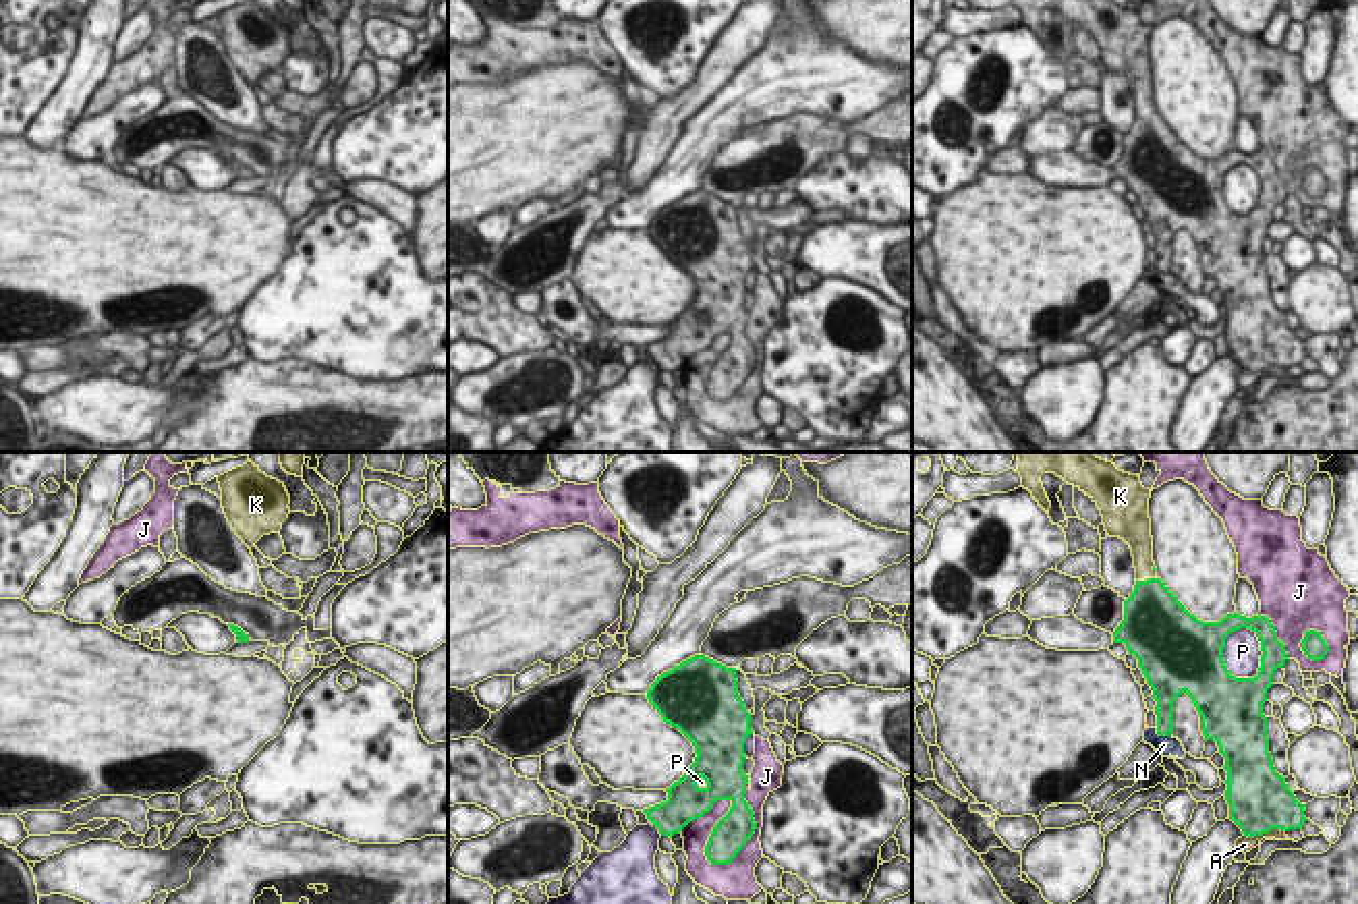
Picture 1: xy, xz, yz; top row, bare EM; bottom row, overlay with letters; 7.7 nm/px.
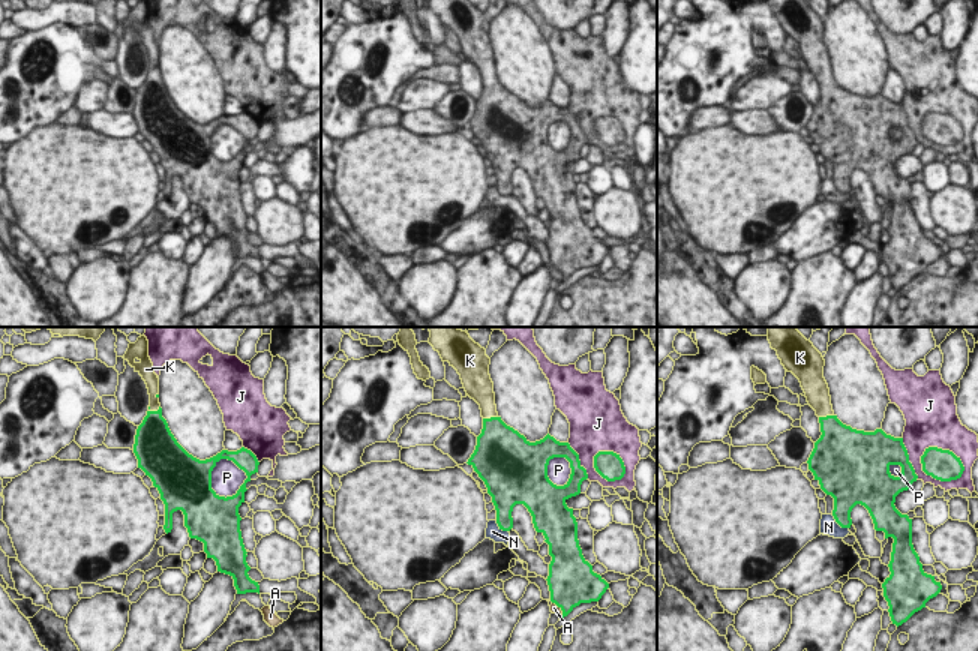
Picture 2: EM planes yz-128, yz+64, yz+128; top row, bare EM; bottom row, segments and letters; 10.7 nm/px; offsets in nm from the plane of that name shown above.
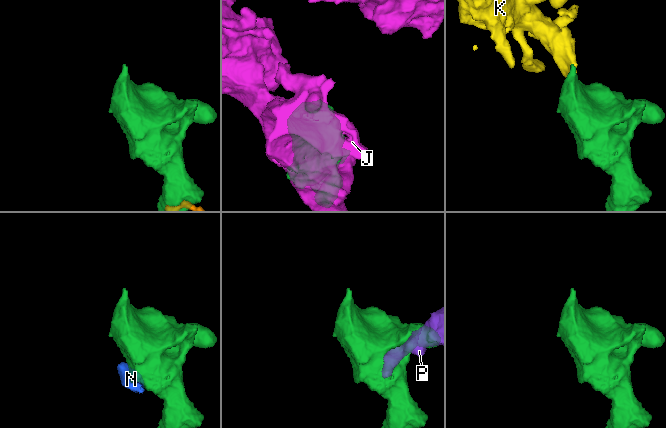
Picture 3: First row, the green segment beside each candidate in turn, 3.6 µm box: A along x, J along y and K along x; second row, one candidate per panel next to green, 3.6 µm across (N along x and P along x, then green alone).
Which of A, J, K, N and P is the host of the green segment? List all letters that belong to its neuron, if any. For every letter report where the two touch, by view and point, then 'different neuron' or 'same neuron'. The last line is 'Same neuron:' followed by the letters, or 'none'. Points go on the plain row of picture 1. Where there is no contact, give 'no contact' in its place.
A: yz (1263, 368) | different neuron
J: xz (705, 386) | different neuron
K: yz (1147, 115) | same neuron
N: yz (1162, 270) | different neuron
P: yz (1224, 183) | different neuron
Same neuron: K

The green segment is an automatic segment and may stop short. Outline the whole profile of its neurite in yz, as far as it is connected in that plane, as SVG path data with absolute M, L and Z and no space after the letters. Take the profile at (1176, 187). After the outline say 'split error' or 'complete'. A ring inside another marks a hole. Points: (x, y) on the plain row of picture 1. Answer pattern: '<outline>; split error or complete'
M1018 0L1022 23L1032 29L1039 41L1049 50L1051 37L1043 25L1041 10L1055 8L1068 21L1078 23L1093 33L1101 46L1103 60L1109 73L1124 75L1134 91L1136 120L1124 137L1124 156L1113 168L1113 178L1124 178L1128 189L1138 195L1147 220L1153 226L1157 270L1171 272L1173 238L1186 228L1198 251L1205 276L1215 276L1225 292L1227 307L1225 336L1229 355L1244 371L1254 373L1271 365L1302 365L1306 352L1304 342L1288 323L1285 313L1273 303L1267 274L1267 253L1263 238L1273 222L1273 209L1288 197L1285 180L1277 174L1275 162L1267 151L1240 151L1238 147L1223 151L1219 158L1203 158L1190 149L1169 122L1157 112L1153 97L1153 73L1149 54L1151 25L1144 25L1138 10L1120 6L1115 0ZM1240 166L1252 166L1261 176L1261 203L1254 214L1236 214L1223 197L1225 174Z; split error

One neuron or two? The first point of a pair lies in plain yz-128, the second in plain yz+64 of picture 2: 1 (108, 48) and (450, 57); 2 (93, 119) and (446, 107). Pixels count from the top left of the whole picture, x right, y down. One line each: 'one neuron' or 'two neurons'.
1: one neuron
2: two neurons

